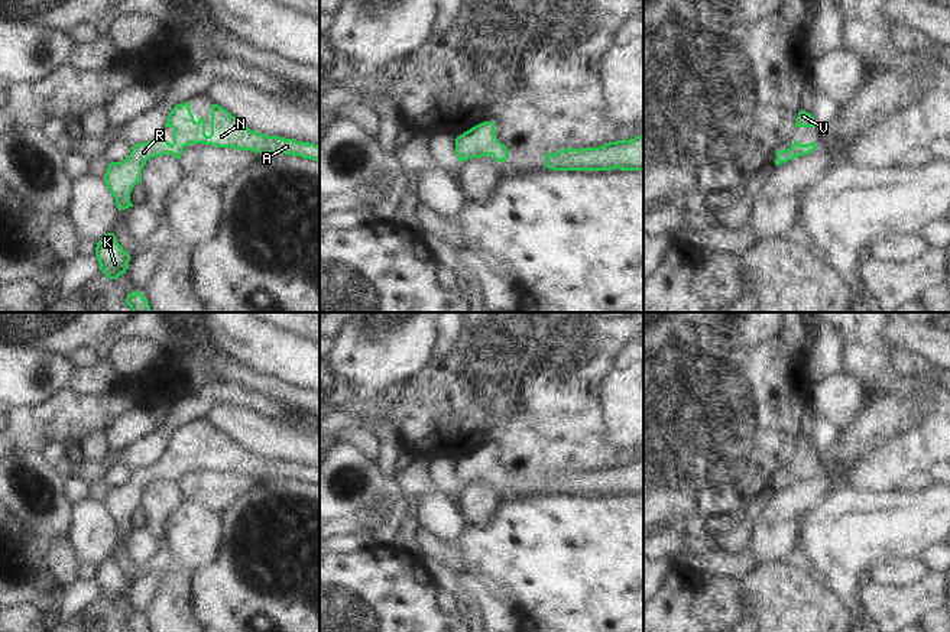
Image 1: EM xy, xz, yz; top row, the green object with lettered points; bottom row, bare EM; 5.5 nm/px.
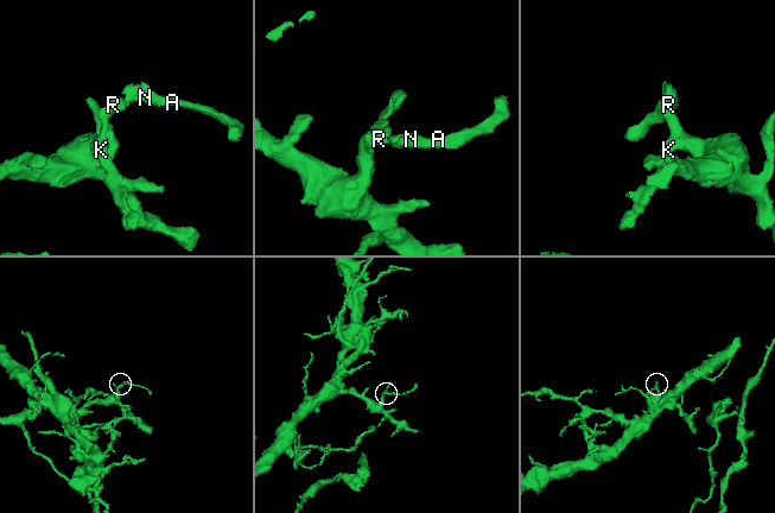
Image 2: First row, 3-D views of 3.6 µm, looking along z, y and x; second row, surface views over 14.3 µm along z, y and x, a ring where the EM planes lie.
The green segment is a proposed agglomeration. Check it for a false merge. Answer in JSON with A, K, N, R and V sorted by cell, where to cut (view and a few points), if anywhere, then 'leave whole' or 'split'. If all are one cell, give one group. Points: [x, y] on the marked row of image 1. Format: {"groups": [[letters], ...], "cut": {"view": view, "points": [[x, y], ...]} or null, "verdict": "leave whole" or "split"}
{"groups": [["A", "K", "N", "R", "V"]], "cut": null, "verdict": "leave whole"}

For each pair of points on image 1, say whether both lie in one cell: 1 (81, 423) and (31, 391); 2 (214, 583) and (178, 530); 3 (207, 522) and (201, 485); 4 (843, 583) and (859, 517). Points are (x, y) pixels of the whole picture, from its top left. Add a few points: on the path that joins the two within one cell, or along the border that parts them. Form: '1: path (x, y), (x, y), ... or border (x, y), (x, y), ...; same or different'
1: border (68, 385), (38, 404), (15, 408); different
2: border (221, 537), (217, 556), (194, 571); different
3: border (185, 499), (201, 504), (220, 515); different
4: path (843, 567), (843, 537), (848, 532); same

